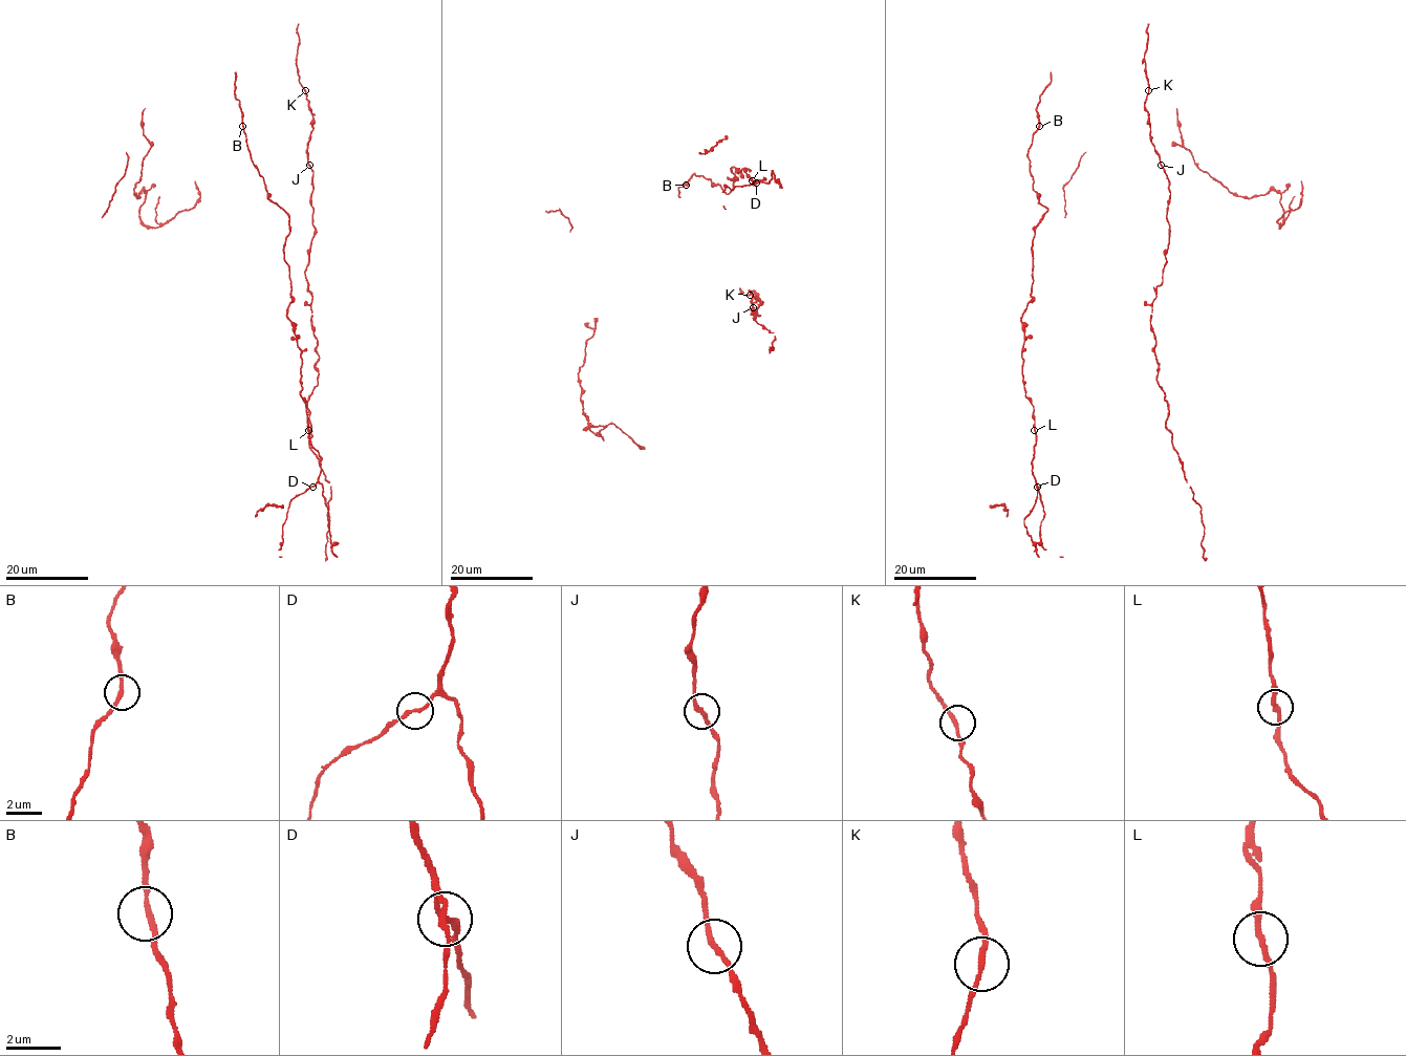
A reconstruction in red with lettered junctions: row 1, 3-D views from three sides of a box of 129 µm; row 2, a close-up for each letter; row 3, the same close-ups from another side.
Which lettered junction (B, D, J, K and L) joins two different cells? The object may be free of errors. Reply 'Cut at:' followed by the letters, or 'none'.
Cut at: none

